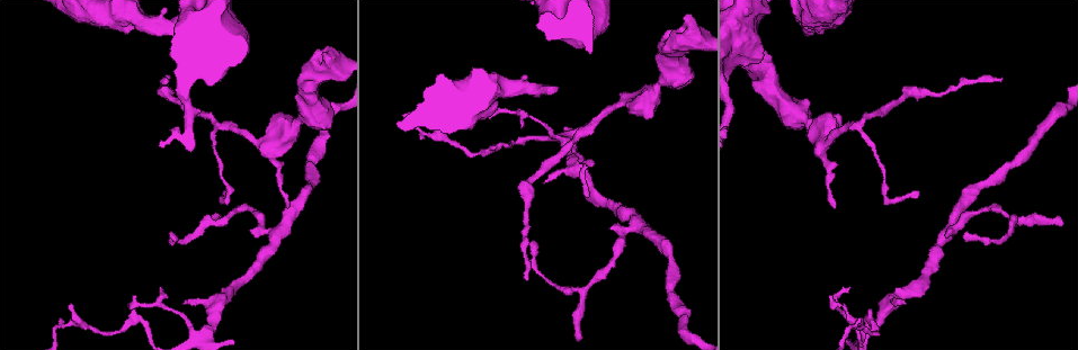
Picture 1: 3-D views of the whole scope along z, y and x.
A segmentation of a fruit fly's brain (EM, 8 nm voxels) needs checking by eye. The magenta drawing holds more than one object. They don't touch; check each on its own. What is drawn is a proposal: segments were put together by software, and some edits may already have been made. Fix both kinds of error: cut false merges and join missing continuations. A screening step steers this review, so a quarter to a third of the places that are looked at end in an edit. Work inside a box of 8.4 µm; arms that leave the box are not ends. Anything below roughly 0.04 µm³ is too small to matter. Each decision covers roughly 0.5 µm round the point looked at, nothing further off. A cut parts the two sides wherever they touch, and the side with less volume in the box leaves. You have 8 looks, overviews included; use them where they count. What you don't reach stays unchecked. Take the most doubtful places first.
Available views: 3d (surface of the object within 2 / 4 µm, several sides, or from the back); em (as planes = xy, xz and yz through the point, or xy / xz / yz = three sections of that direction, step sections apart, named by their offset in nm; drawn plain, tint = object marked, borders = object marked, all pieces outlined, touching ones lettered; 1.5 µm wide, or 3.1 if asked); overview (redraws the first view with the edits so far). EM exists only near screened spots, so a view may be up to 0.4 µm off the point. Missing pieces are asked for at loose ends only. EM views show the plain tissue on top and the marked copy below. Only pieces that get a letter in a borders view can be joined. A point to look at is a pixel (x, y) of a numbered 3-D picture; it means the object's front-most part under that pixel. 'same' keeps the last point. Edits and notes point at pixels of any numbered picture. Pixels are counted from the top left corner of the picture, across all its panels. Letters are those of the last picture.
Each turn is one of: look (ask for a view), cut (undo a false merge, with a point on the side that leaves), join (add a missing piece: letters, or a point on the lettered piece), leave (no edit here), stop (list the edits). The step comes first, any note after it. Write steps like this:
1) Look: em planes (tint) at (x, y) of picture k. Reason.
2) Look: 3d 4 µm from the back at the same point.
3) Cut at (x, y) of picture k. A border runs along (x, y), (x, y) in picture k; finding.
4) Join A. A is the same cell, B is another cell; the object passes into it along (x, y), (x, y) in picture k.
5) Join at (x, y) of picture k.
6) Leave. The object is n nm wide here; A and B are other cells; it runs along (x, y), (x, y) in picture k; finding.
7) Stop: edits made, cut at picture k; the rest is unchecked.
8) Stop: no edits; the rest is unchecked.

Look: em planes (borders) at (526, 277) of picture 1.

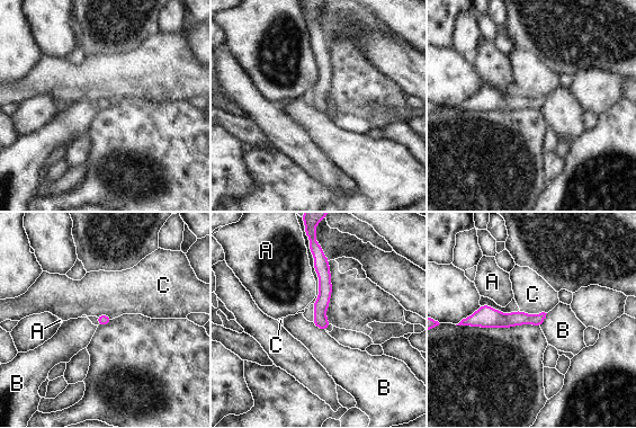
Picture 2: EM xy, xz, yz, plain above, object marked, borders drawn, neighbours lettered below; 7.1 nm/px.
Leave. A, B and C are other cells; it runs along (543, 315), (467, 322) in picture 2; no lettered piece goes on from it.

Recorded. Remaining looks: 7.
Look: em yz step 4 (tint) at (587, 196) of picture 1. End of a long branch.

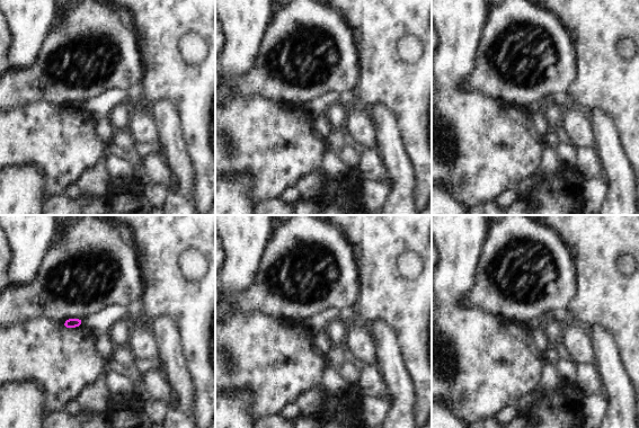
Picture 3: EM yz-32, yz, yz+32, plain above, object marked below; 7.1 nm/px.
Look: em planes (borders) at the same point.

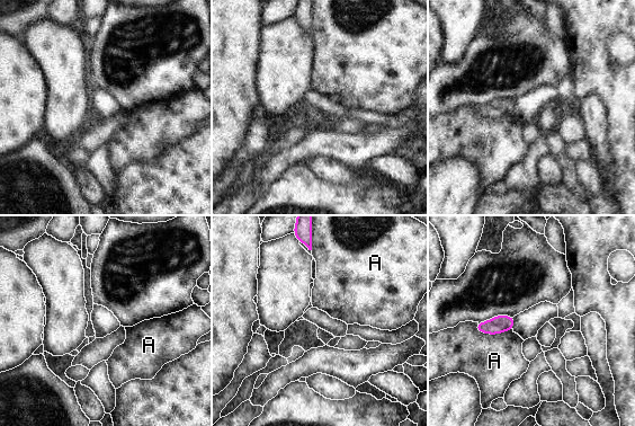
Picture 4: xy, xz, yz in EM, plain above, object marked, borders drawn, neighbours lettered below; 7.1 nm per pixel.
Leave. The object is 130 nm wide here; A is another cell; a border runs along (475, 324), (488, 334), (512, 329) in picture 4; none of them fits.

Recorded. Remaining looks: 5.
Look: 3d 2 µm from the back at (531, 242) of picture 1. An open end.

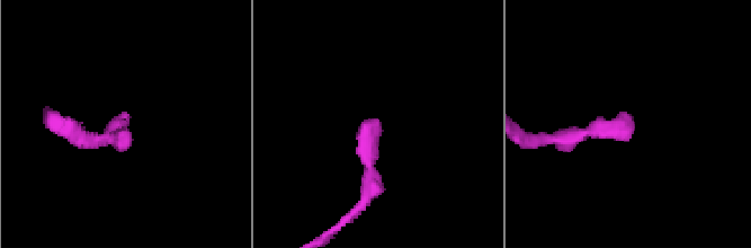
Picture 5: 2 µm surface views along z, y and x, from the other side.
Look: em yz step 4 (borders) at (632, 127) of picture 5.

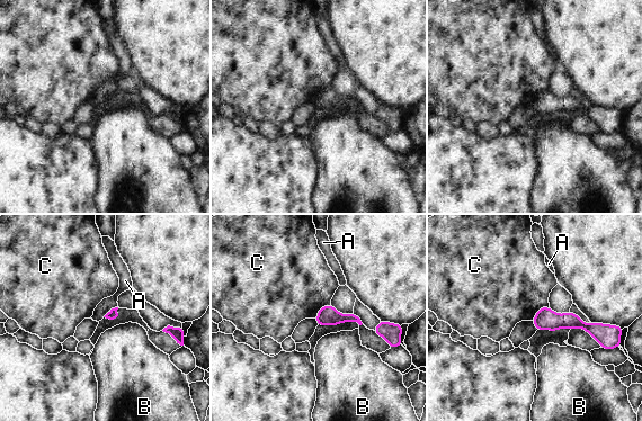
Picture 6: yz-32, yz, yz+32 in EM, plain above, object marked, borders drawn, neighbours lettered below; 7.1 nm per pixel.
Look: em planes (borders) at the same point.

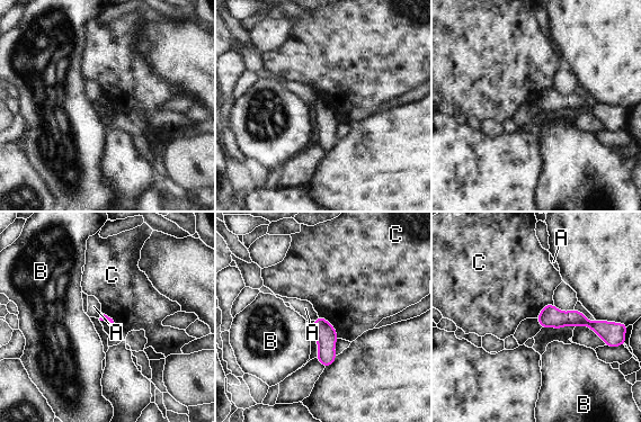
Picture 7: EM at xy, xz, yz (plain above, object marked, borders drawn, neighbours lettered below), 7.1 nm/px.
Leave. A, B and C are other cells; a border runs along (318, 315), (335, 329), (339, 338) in picture 7; no lettered piece goes on from it.

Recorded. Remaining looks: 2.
Stop: no edits; the rest is unchecked.

